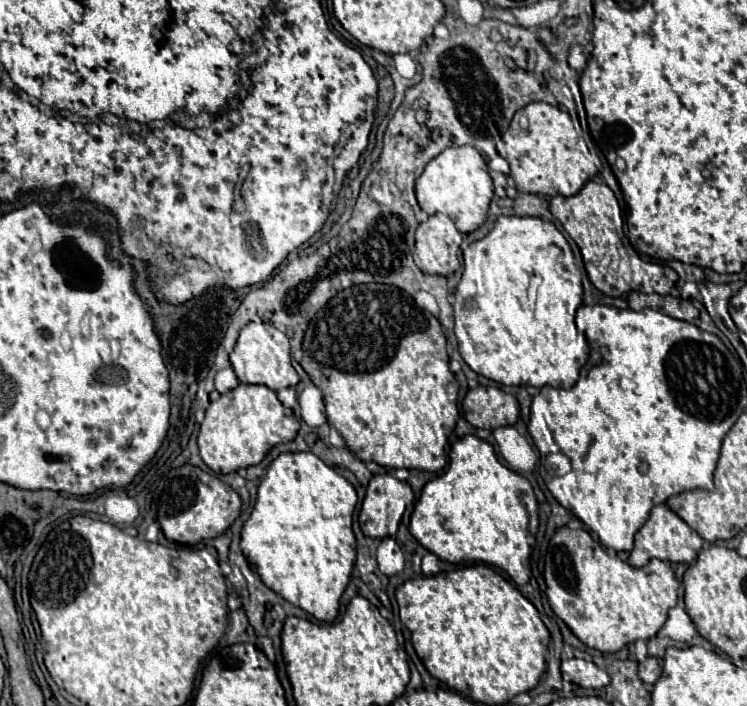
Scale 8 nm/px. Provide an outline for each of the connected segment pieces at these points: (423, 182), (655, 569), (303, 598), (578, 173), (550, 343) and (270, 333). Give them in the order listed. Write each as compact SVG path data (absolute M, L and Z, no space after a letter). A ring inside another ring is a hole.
M447 147L427 163L415 183L415 193L419 207L427 215L449 215L461 233L471 233L485 221L493 197L493 181L489 177L487 163L475 147Z
M561 527L549 541L545 583L551 609L591 649L617 653L639 639L649 641L665 625L669 609L677 605L679 583L669 563L651 559L645 567L631 567L611 557L585 529Z
M281 453L261 479L253 513L243 525L243 555L269 589L279 593L289 603L305 609L315 619L331 623L339 615L339 599L349 585L357 557L357 541L351 529L355 505L355 487L335 469L325 465L319 457L315 457L313 453Z
M529 103L527 107L523 107L521 111L517 111L515 113L515 117L513 117L513 121L511 121L511 127L507 129L507 131L501 135L501 141L497 141L497 145L495 145L497 152L504 159L507 156L507 161L509 161L509 165L511 165L511 177L515 179L515 185L517 185L517 189L519 191L523 191L523 193L535 193L535 195L545 195L545 197L553 197L553 195L565 195L565 197L569 197L569 195L575 195L591 177L595 177L597 173L599 173L603 169L602 161L599 157L598 149L592 150L588 148L585 140L583 139L583 133L580 126L580 129L576 128L569 117L569 113L565 113L565 111L561 111L561 109L557 109L557 107L553 107L553 105L549 105L549 103Z
M501 215L487 237L471 243L463 253L465 269L455 289L454 333L459 341L459 353L465 363L479 375L501 385L533 385L533 387L573 387L579 369L589 359L589 343L577 343L575 311L583 303L582 272L574 262L573 251L563 233L539 217L507 217ZM533 259L547 259L547 325L539 323L527 301L529 273Z
M247 323L241 329L241 335L237 339L237 345L233 353L229 355L231 367L241 383L259 383L267 385L273 391L279 391L283 387L295 387L299 383L299 375L291 365L289 355L289 339L285 333L275 329L267 323Z

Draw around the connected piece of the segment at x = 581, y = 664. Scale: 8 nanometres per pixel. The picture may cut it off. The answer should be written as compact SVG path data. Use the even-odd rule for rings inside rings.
M569 659L563 663L563 673L569 675L571 683L585 687L585 689L601 689L605 685L609 685L609 675L599 669L595 663L591 661L583 661L583 659Z

